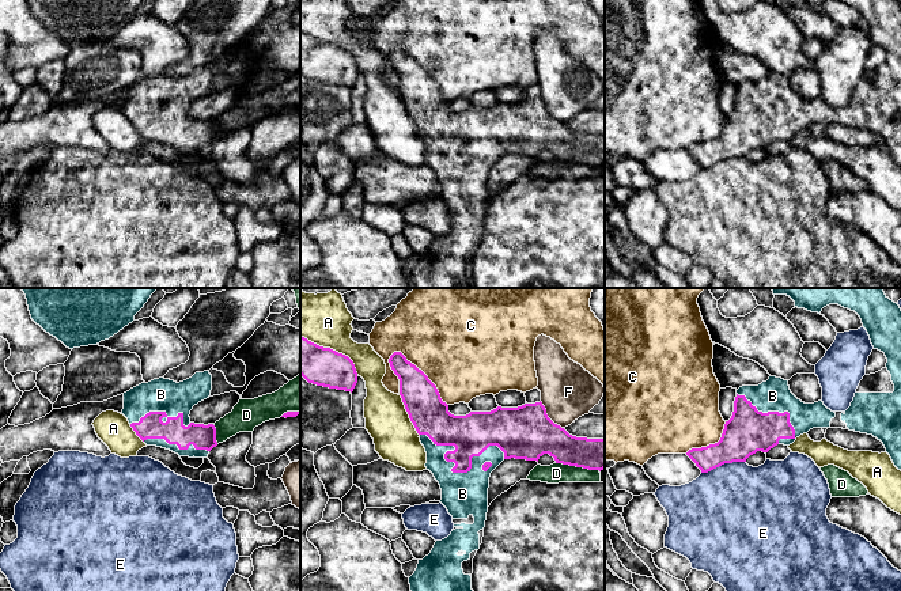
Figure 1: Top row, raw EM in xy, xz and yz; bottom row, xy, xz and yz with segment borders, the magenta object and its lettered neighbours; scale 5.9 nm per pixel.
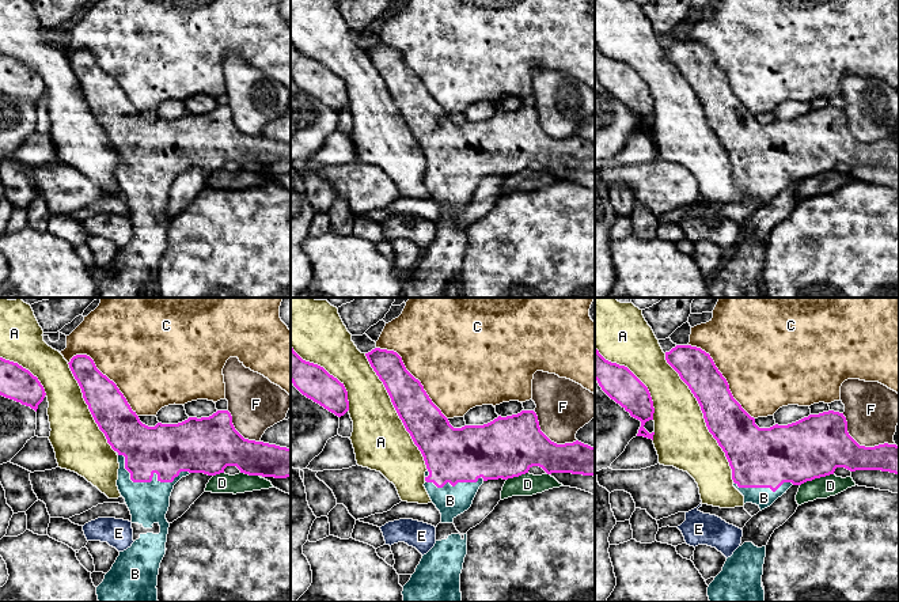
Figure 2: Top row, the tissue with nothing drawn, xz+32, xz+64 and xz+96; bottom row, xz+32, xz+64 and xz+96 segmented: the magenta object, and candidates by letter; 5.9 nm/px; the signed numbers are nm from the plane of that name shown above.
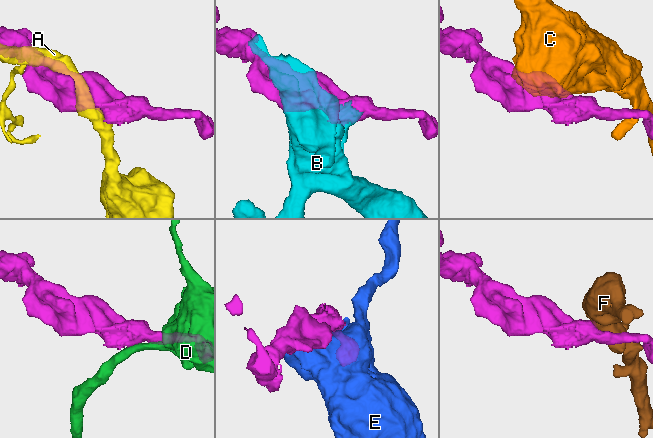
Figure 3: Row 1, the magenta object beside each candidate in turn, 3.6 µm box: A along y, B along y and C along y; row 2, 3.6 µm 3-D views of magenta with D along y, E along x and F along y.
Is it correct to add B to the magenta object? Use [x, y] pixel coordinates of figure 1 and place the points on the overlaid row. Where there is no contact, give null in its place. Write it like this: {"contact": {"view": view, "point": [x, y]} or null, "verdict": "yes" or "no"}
{"contact": {"view": "xz", "point": [451, 470]}, "verdict": "yes"}

